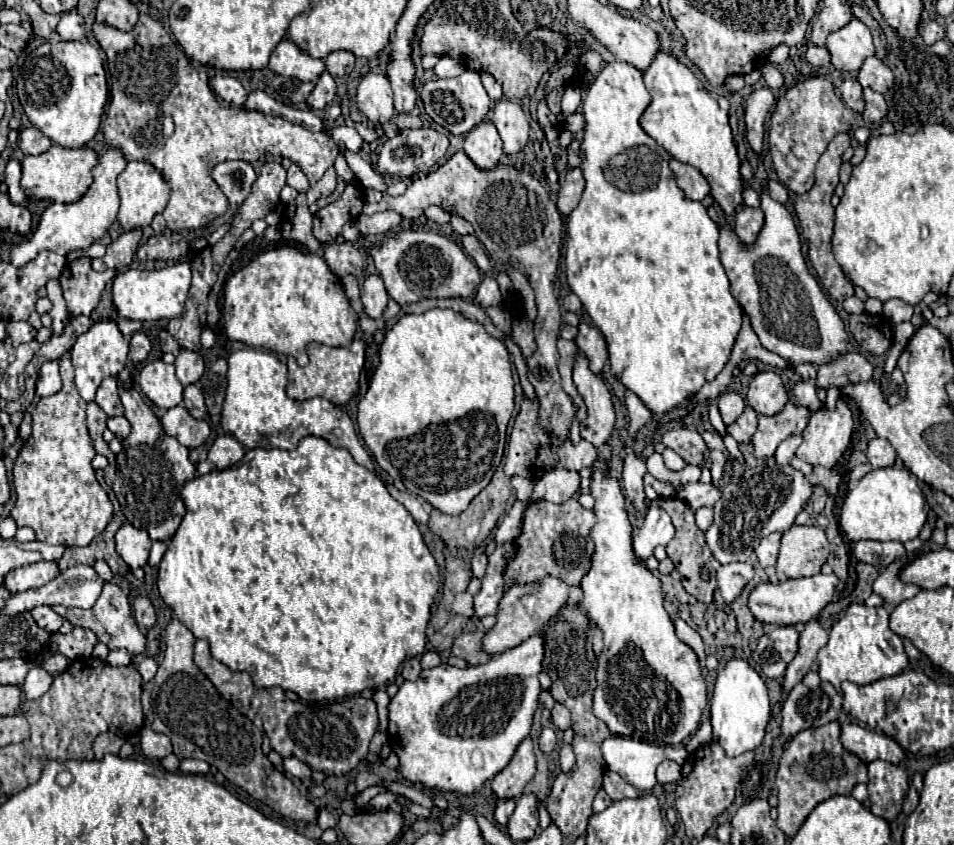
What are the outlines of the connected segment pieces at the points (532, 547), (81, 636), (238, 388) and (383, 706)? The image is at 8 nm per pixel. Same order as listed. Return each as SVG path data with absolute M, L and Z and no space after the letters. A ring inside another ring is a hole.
M577 501L575 503L563 503L563 505L529 503L525 513L523 513L521 533L515 539L515 545L517 545L515 561L511 561L507 565L505 573L515 583L535 583L535 581L541 581L547 575L553 575L553 577L563 579L567 585L579 585L581 577L589 571L589 557L593 555L593 541L589 541L589 529L593 527L593 523L595 523L595 513L583 509Z
M73 627L73 631L67 635L53 633L47 647L51 651L59 651L59 653L67 655L69 659L77 659L77 657L89 657L93 653L95 643L97 643L97 637L91 629Z
M243 349L229 355L227 371L227 393L221 411L221 425L227 429L245 449L295 449L299 439L315 435L331 441L335 447L343 447L351 457L373 471L373 463L367 451L361 447L355 427L345 411L327 401L325 397L313 397L305 401L295 401L287 397L287 365L277 359L273 353L259 349ZM339 427L343 431L341 439L329 435L329 429Z
M375 691L375 695L373 695L373 701L377 703L377 707L379 707L379 717L381 717L381 723L379 723L379 727L387 727L387 713L389 713L389 695L385 693L385 691Z

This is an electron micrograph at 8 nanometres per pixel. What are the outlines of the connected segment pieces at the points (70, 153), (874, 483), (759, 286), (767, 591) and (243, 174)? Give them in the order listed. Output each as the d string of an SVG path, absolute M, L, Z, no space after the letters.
M53 145L49 151L37 155L37 157L25 157L21 187L27 197L31 199L49 199L55 203L75 203L79 201L89 185L91 185L91 169L99 163L99 155L91 147L79 147L79 149L65 149L61 145Z
M885 467L869 471L845 497L839 525L849 541L909 541L915 539L927 519L925 499L917 477L907 469Z
M767 181L761 183L761 211L765 215L765 227L761 227L757 239L749 245L745 245L733 229L721 227L719 235L719 257L727 271L727 277L731 281L731 295L737 299L737 303L747 313L753 331L757 333L761 345L781 355L785 361L799 365L799 363L817 363L827 365L833 363L839 355L847 353L847 331L845 323L839 317L837 309L831 305L827 295L819 289L817 279L809 273L809 267L805 263L803 251L801 251L801 239L799 231L795 227L793 215L787 211L785 205L769 197Z
M822 572L813 577L803 579L787 579L779 583L761 583L757 585L747 599L747 607L753 613L753 617L763 625L797 625L807 623L815 615L821 613L835 595L835 588L839 580L835 574L823 574Z
M223 161L211 169L213 181L225 193L231 205L241 205L251 191L257 175L247 161Z

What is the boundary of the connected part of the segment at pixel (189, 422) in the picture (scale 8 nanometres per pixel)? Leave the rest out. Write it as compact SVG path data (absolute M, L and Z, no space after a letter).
M177 405L177 407L169 409L161 417L161 425L163 425L167 435L175 437L181 445L185 445L189 449L199 447L211 433L209 423L193 419L183 405Z

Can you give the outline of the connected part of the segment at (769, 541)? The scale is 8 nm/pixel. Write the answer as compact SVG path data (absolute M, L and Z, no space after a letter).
M771 533L765 539L761 539L759 547L755 549L761 567L775 567L779 555L779 541L781 541L781 533Z

